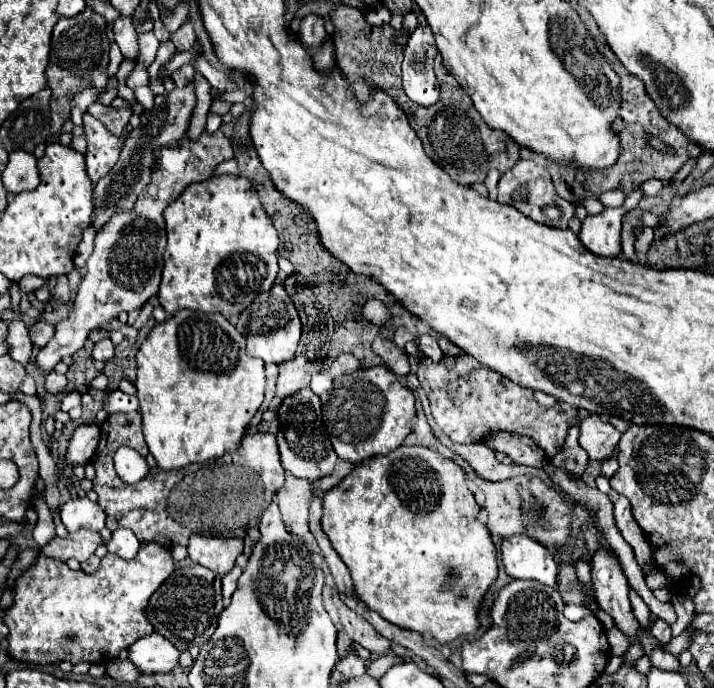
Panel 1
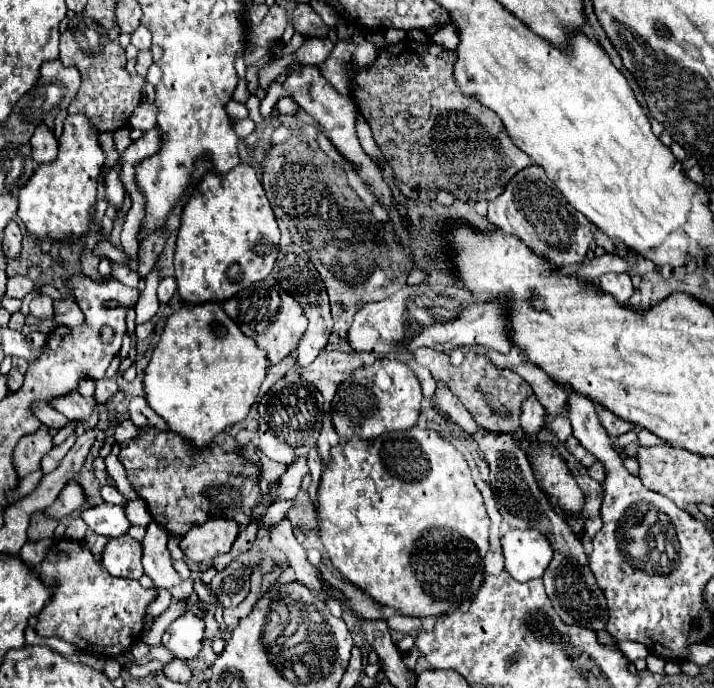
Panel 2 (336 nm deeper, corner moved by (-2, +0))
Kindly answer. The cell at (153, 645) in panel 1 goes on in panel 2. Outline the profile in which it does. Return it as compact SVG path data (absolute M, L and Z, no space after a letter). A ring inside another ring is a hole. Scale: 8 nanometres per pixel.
M186 612L166 628L162 636L162 646L172 650L176 658L190 660L196 658L198 652L202 650L202 640L204 640L204 620L194 612Z

